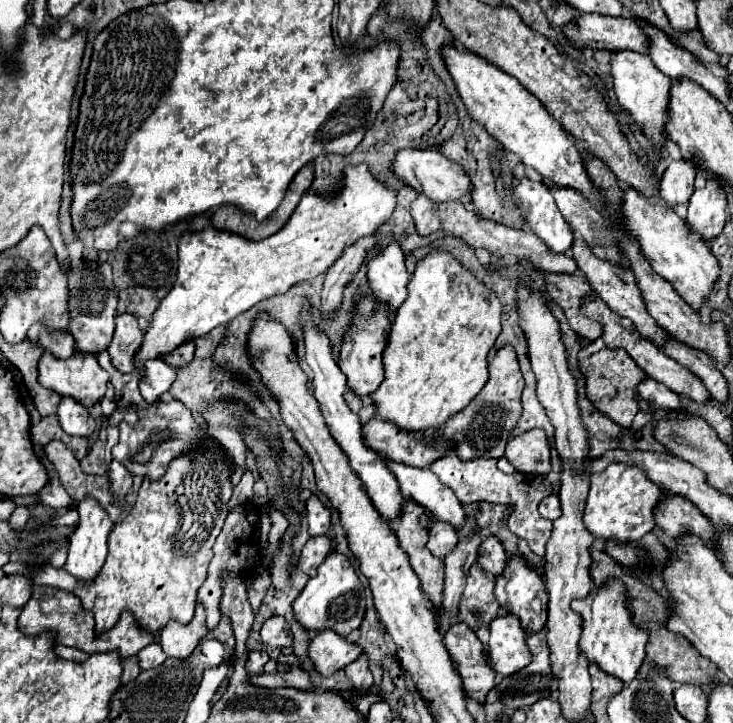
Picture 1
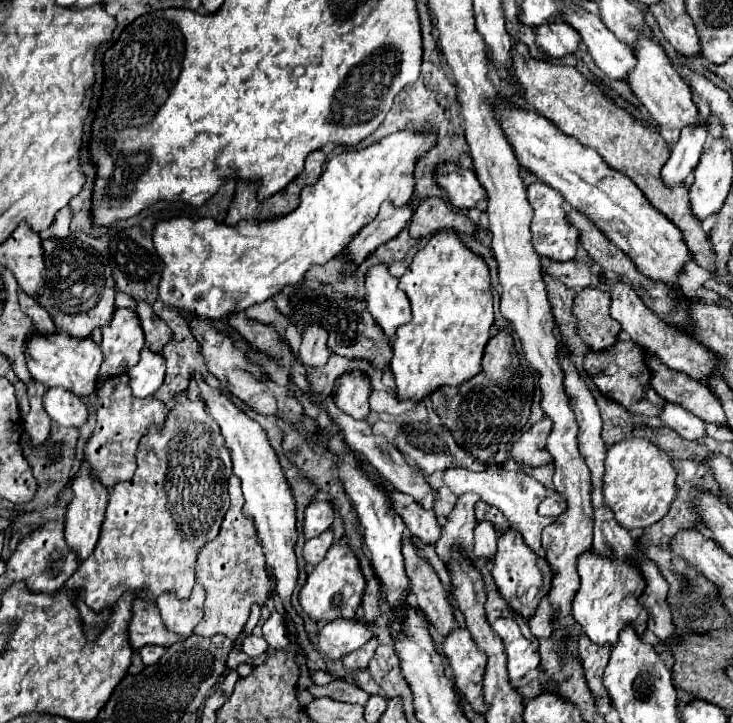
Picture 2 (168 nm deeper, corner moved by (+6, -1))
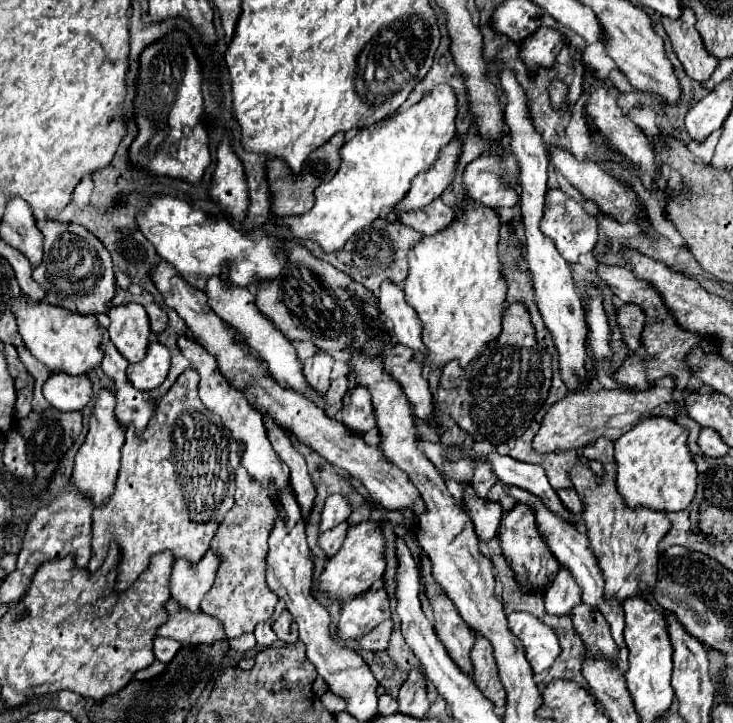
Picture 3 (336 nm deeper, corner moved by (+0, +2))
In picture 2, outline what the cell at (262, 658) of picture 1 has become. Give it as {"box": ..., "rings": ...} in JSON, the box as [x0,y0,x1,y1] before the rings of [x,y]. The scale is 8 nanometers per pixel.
{"box":[243,636,267,658],"rings":[[[247,636],[245,640],[243,640],[243,652],[247,654],[247,656],[251,656],[251,658],[255,658],[255,656],[261,656],[263,652],[267,652],[267,642],[265,642],[265,638],[257,638],[257,636]]]}

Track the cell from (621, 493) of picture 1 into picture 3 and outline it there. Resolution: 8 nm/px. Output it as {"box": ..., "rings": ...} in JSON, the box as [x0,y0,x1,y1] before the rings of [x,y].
{"box":[615,417,697,513],"rings":[[[665,417],[641,419],[639,425],[635,425],[631,431],[627,431],[615,441],[615,463],[617,463],[617,491],[631,509],[647,507],[653,511],[669,513],[683,511],[693,501],[697,487],[697,469],[687,447],[687,431],[675,421],[669,421]]]}

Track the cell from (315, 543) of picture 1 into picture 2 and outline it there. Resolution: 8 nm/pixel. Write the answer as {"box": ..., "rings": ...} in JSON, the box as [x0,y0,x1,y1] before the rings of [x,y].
{"box":[303,530,333,566],"rings":[[[325,530],[323,534],[307,540],[305,548],[303,548],[305,562],[309,566],[317,566],[325,558],[325,554],[327,554],[327,550],[329,550],[331,544],[333,544],[333,530]]]}

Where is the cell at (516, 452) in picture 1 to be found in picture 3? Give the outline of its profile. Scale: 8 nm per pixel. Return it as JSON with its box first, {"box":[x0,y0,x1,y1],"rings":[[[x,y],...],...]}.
{"box":[533,377,675,453],"rings":[[[665,377],[649,391],[607,391],[607,389],[585,389],[577,393],[567,393],[565,399],[553,403],[541,423],[539,433],[533,439],[533,447],[539,453],[555,453],[555,451],[567,451],[567,449],[581,449],[593,439],[607,437],[617,439],[629,429],[633,429],[641,419],[653,417],[653,415],[665,415],[673,419],[675,415],[675,403],[671,397],[673,391],[673,379]]]}

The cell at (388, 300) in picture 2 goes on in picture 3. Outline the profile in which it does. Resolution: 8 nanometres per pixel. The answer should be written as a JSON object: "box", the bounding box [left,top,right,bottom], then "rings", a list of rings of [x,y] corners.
{"box":[379,279,425,351],"rings":[[[389,279],[381,283],[379,309],[391,327],[395,343],[403,343],[411,349],[425,351],[425,345],[421,341],[421,319],[417,317],[417,311],[413,311],[413,307],[405,301],[403,289],[397,283]]]}

